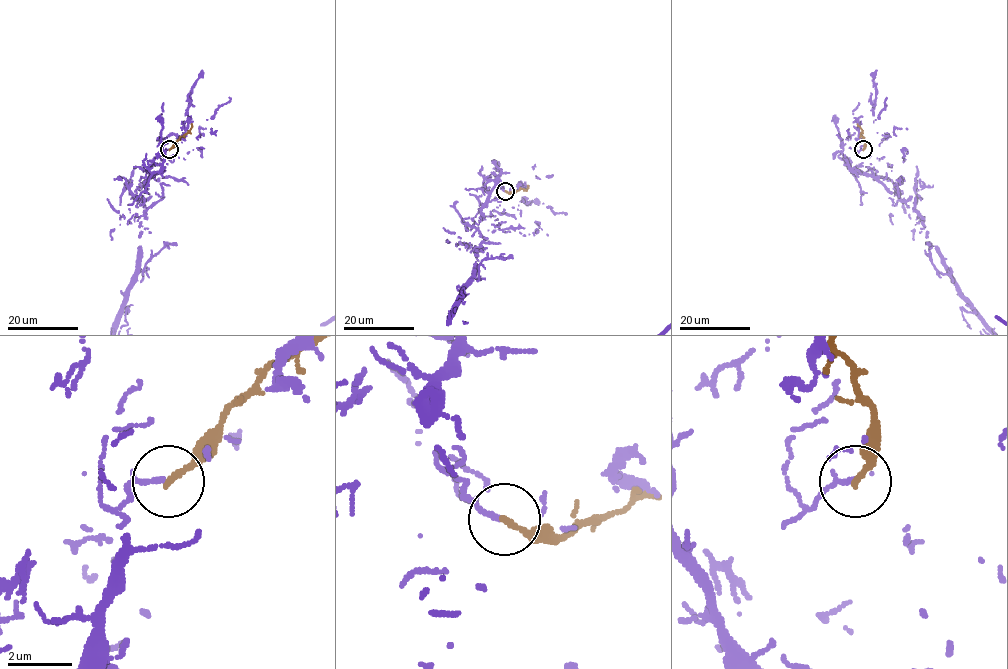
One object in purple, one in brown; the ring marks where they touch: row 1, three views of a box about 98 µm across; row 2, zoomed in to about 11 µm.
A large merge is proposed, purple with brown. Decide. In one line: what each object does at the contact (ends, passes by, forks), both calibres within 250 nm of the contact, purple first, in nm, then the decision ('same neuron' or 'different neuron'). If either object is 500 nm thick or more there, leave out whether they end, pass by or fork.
purple passes by; brown ends; calibres 110 and 190 nm; different neuron

